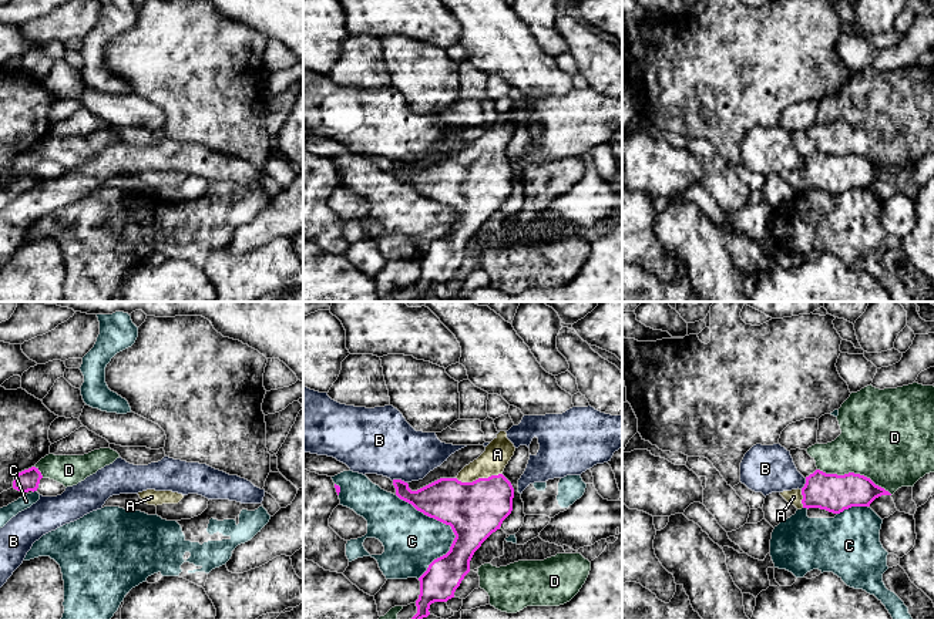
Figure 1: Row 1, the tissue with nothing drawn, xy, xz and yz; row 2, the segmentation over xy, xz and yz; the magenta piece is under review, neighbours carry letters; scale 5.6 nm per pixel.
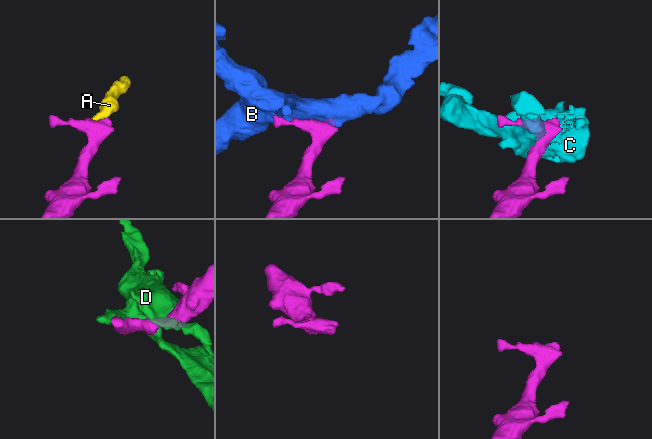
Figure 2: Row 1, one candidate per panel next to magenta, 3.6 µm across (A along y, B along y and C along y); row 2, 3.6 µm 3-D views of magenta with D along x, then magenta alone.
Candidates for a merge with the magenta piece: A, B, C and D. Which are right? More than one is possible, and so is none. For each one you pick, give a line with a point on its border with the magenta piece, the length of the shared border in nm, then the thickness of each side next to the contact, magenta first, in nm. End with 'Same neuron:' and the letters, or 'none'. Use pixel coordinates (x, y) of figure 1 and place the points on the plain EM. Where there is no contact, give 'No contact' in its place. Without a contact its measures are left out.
A: Touches magenta at xz (479, 160). Shared border 260 nm. Thickness 320 nm (magenta) against 150 nm
Same neuron: A

